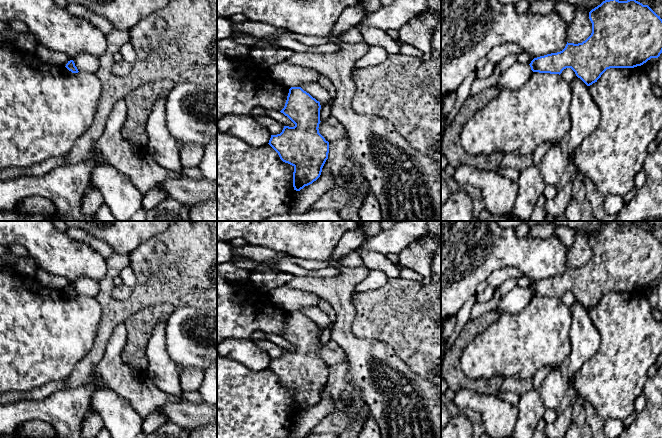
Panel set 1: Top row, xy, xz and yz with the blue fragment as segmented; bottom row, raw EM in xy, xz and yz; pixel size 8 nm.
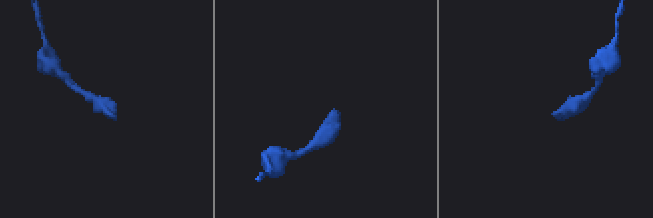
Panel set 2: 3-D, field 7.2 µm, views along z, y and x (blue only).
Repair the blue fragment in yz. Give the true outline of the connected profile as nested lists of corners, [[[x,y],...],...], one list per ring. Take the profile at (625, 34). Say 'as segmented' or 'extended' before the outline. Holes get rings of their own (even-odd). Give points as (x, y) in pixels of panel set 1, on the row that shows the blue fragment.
as segmented; [[[605,0],[589,12],[592,23],[591,35],[582,43],[568,43],[557,53],[551,53],[534,58],[529,64],[533,72],[561,74],[566,68],[571,68],[576,76],[587,86],[597,82],[601,75],[610,68],[634,68],[641,66],[651,58],[658,58],[662,53],[662,19],[648,5],[636,0]]]

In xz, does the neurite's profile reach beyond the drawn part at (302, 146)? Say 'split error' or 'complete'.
complete

